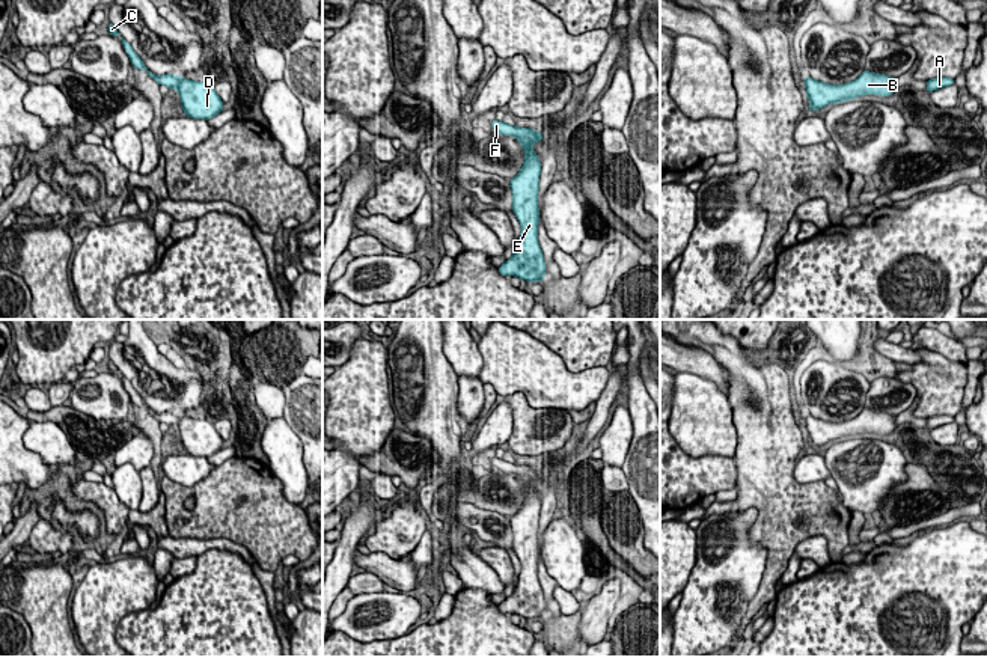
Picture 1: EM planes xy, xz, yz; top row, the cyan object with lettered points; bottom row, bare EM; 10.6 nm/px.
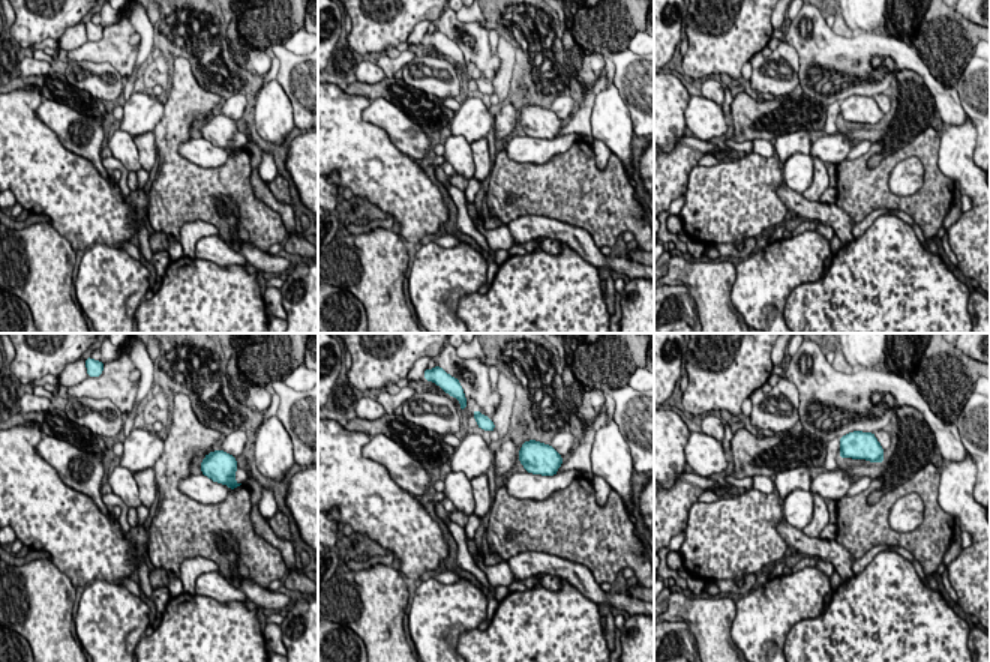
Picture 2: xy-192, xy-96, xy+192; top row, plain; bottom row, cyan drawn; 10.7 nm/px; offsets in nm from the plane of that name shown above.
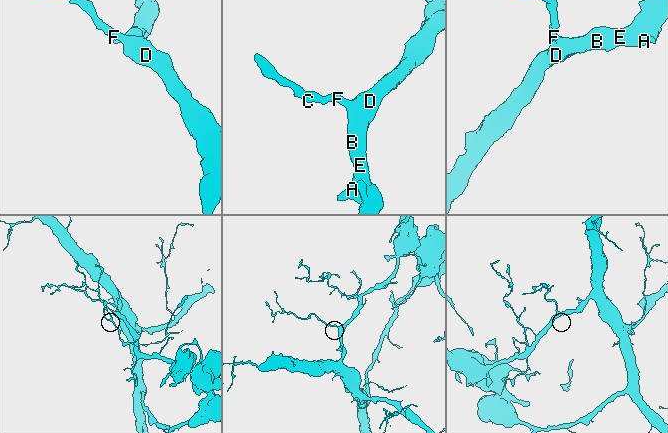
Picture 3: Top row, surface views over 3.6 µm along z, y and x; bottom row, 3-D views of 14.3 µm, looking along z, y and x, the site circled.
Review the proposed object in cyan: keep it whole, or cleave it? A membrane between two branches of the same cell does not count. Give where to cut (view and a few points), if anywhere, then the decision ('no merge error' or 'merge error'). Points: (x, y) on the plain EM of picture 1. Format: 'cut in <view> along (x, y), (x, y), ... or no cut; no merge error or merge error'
no cut; no merge error

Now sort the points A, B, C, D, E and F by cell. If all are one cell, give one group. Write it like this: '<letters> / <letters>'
A B C D E F

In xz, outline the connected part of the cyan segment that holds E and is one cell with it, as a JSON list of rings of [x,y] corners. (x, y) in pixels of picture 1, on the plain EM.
[[[493,458],[496,470],[515,475],[526,488],[521,508],[509,518],[512,529],[512,549],[521,564],[514,592],[499,604],[502,613],[515,613],[521,618],[542,619],[545,612],[544,592],[538,580],[538,526],[541,500],[532,482],[542,478],[536,467],[512,464]]]

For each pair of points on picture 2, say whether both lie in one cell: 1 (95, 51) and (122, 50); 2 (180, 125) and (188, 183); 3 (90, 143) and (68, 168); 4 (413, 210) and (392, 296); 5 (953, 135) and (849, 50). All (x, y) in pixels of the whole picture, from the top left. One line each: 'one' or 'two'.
1: one
2: one
3: two
4: two
5: two

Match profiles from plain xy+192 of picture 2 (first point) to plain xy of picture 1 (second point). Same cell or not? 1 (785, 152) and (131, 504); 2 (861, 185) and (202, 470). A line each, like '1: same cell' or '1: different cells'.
1: different cells
2: different cells

